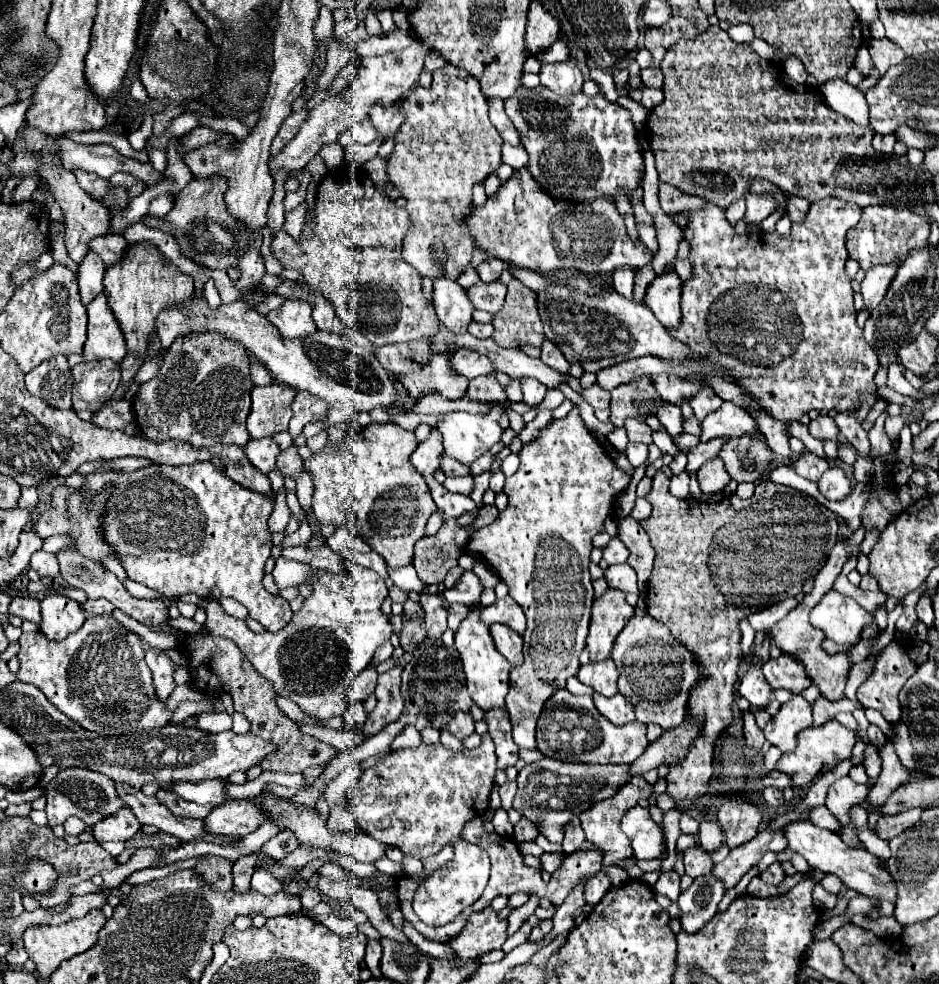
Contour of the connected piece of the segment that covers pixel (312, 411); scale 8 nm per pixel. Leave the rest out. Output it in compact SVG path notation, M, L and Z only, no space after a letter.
M297 391L293 401L291 401L291 411L293 417L289 421L288 432L294 439L303 431L303 427L315 419L323 419L327 415L327 403L313 397L311 393L305 391Z

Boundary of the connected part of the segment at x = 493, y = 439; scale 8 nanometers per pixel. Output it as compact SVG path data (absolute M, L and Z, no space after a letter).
M493 407L485 415L473 415L473 413L467 413L467 411L449 411L449 413L443 413L435 427L443 435L445 453L449 457L461 461L463 465L473 463L477 457L481 457L483 453L487 453L497 441L501 441L501 433L503 433L503 429L499 425L499 417L501 415L503 415L503 407Z

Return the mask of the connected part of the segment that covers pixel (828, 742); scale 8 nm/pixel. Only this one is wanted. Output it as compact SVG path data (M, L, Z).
M833 719L833 721L827 721L821 727L809 727L809 729L801 731L797 735L797 749L793 753L781 755L781 759L777 761L775 769L779 769L781 773L789 775L791 783L795 787L805 787L819 775L819 771L823 771L823 767L837 765L843 759L851 757L853 745L855 745L855 731L843 727L839 721Z

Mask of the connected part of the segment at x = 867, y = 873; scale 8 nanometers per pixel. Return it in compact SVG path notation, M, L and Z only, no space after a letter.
M797 819L785 825L785 839L787 839L787 847L797 851L799 855L803 855L807 859L807 863L813 869L825 871L825 873L833 873L837 875L849 889L855 889L857 893L871 897L871 899L887 899L891 903L895 903L895 883L891 879L891 875L879 867L879 861L873 853L869 853L863 847L849 847L841 841L841 837L829 829L821 829L817 825L813 825L809 819Z

